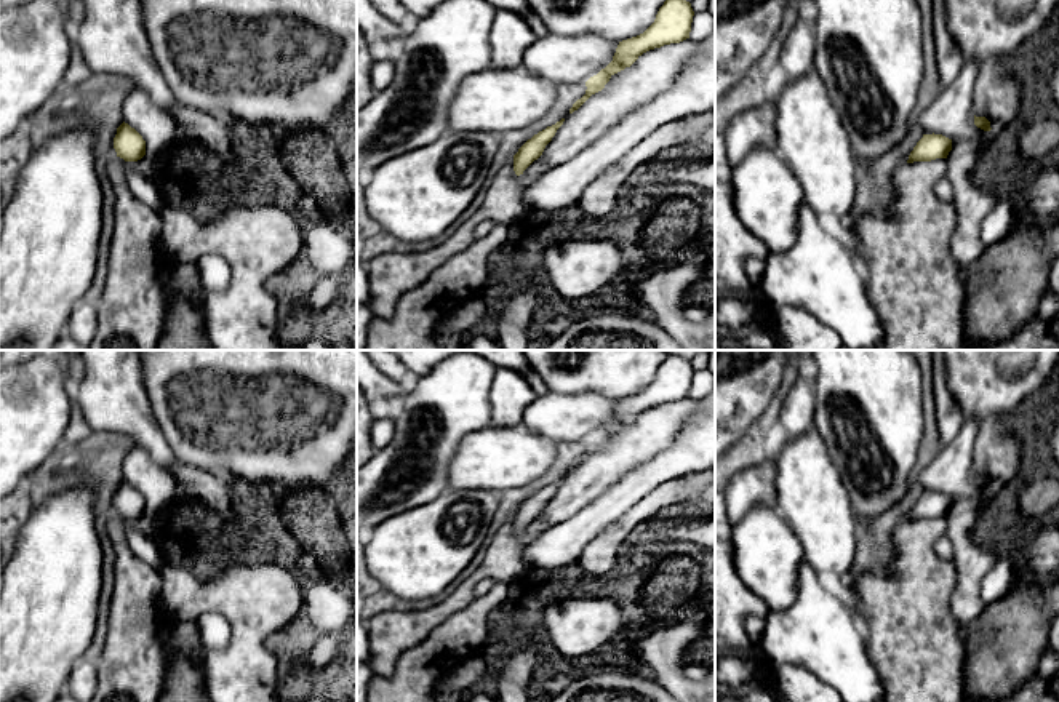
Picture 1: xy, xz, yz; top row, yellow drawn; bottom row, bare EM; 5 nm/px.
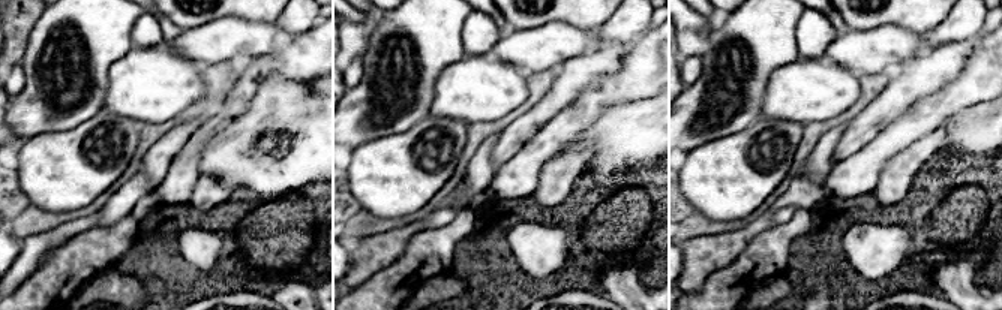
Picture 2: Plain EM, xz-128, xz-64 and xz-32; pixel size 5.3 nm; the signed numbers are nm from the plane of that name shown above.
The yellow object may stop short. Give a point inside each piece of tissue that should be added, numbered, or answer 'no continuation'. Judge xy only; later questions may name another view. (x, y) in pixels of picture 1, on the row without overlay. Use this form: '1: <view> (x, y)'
no continuation

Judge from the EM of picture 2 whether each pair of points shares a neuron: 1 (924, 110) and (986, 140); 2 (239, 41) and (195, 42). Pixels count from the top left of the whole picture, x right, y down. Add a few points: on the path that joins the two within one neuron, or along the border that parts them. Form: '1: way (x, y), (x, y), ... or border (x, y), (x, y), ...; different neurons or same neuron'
1: border (977, 102), (956, 110), (935, 129); different neurons
2: way (228, 41), (206, 42); same neuron

